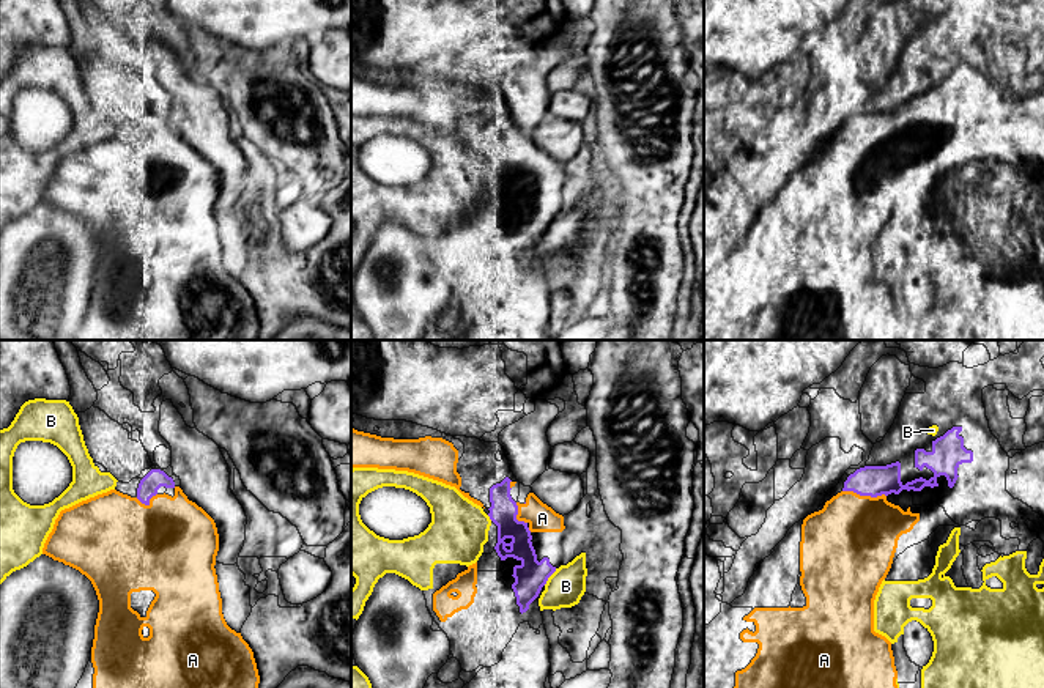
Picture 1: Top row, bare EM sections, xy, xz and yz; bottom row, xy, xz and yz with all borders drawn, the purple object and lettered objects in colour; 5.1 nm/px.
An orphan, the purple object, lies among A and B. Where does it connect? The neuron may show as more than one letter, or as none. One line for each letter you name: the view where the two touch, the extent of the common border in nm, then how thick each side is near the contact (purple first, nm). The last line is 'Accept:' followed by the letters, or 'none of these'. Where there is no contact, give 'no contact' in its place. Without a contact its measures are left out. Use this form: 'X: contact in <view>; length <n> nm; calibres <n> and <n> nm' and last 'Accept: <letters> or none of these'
A: contact in yz; length 220 nm; calibres 160 and 460 nm
Accept: A

